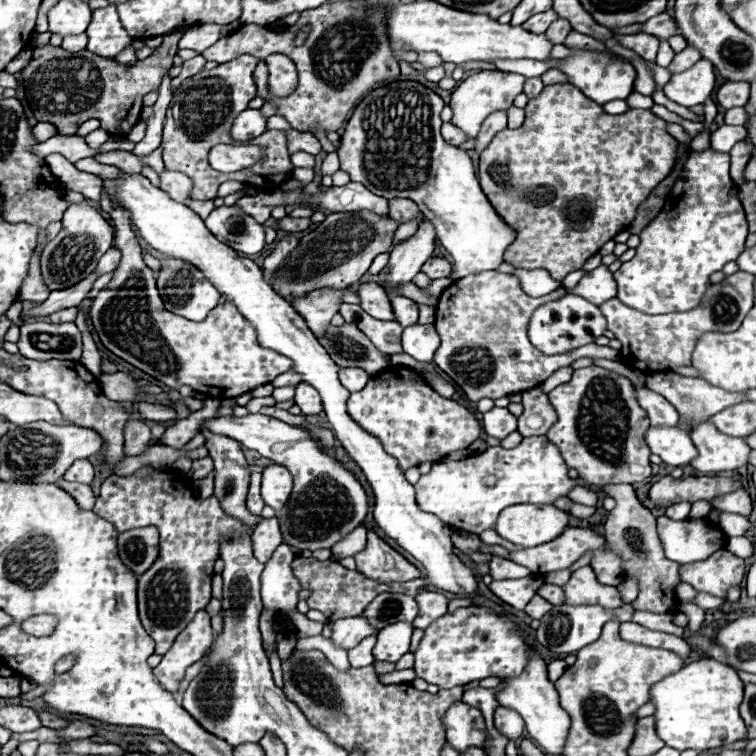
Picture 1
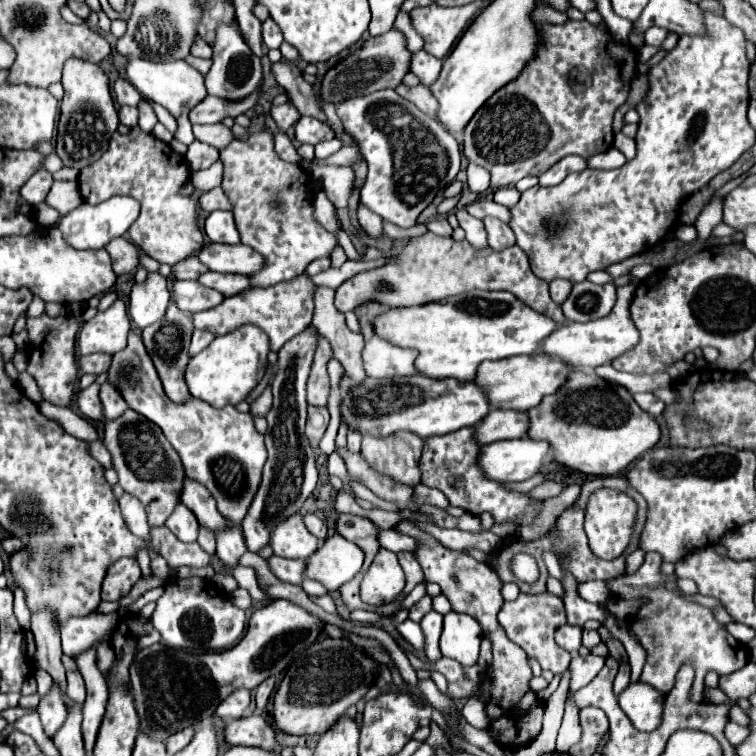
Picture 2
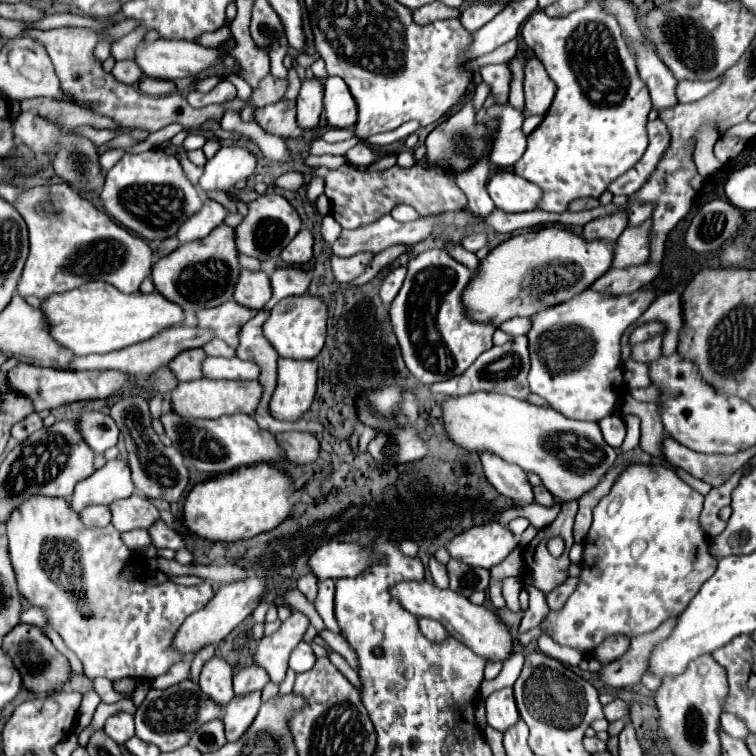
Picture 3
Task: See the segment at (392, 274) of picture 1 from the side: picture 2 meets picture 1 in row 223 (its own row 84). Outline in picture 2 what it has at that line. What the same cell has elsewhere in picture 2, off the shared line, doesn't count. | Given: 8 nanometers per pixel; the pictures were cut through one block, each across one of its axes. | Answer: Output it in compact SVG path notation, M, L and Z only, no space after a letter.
M420 50L420 52L416 52L412 56L410 72L414 72L424 86L430 86L438 78L440 70L442 70L442 60L432 56L432 54L428 54L426 50Z

